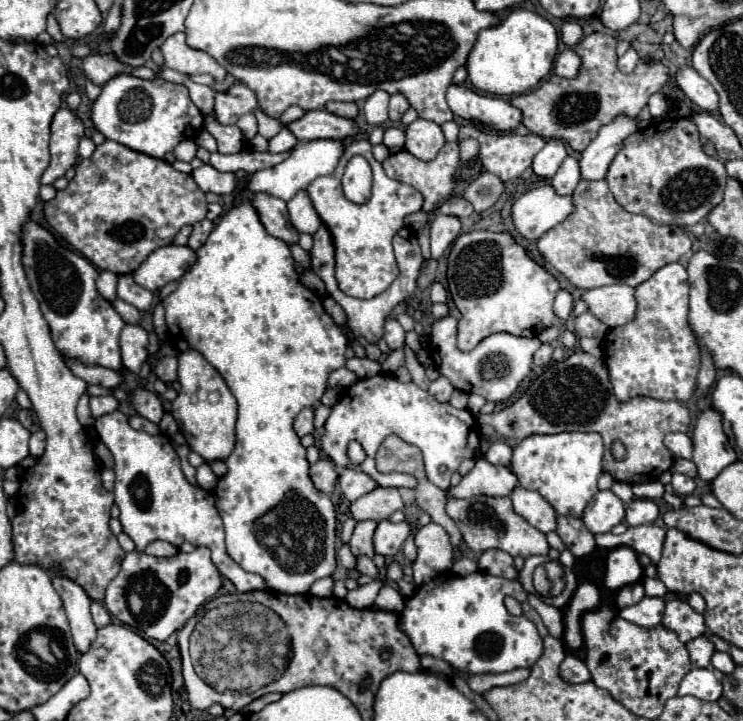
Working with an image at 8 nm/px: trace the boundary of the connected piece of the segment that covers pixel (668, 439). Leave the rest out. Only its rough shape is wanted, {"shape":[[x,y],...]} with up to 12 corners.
{"shape":[[683,432],[665,436],[675,458],[691,458],[693,442]]}

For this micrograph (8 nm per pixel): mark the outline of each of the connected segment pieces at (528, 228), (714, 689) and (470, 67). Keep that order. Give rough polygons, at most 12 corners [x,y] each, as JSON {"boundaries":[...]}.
{"boundaries":[[[553,186],[525,192],[513,224],[527,240],[541,238],[573,212],[573,196]],[[691,668],[679,696],[715,702],[723,692],[709,668]],[[513,10],[479,32],[465,64],[493,96],[523,94],[549,74],[559,36]]]}

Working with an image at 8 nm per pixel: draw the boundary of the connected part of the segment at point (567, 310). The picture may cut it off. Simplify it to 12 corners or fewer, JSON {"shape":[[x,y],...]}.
{"shape":[[559,290],[553,308],[565,322],[573,310],[573,296]]}

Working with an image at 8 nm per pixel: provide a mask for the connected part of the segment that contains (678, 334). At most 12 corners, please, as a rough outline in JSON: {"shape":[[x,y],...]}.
{"shape":[[679,262],[603,340],[619,400],[689,400],[699,346]]}

